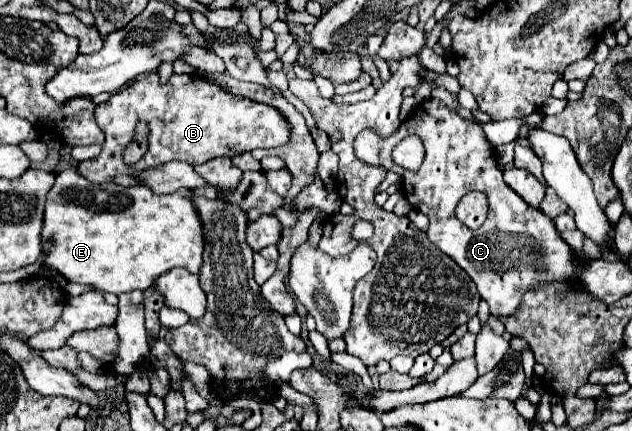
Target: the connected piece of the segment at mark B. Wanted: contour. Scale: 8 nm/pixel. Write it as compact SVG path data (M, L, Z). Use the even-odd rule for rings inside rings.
M148 73L142 79L132 81L124 91L114 93L106 103L100 103L96 107L94 115L96 115L98 127L106 135L106 143L102 147L102 153L96 159L84 161L78 165L78 171L92 183L108 183L118 173L132 175L140 169L150 169L150 167L156 167L156 165L162 165L162 163L168 163L174 159L186 161L190 165L200 165L214 157L234 157L238 153L252 151L258 147L278 147L278 145L288 143L288 137L290 137L288 121L284 121L284 117L280 117L278 109L272 109L270 105L260 105L246 97L236 97L236 95L220 89L218 85L212 85L210 81L204 81L204 77L198 73L192 73L192 75L172 73L166 83L160 83L158 73ZM138 121L146 121L150 125L150 137L148 137L150 145L148 145L146 155L136 165L128 167L122 161L122 155L124 155L124 149L128 147L130 139L134 137L134 127Z

